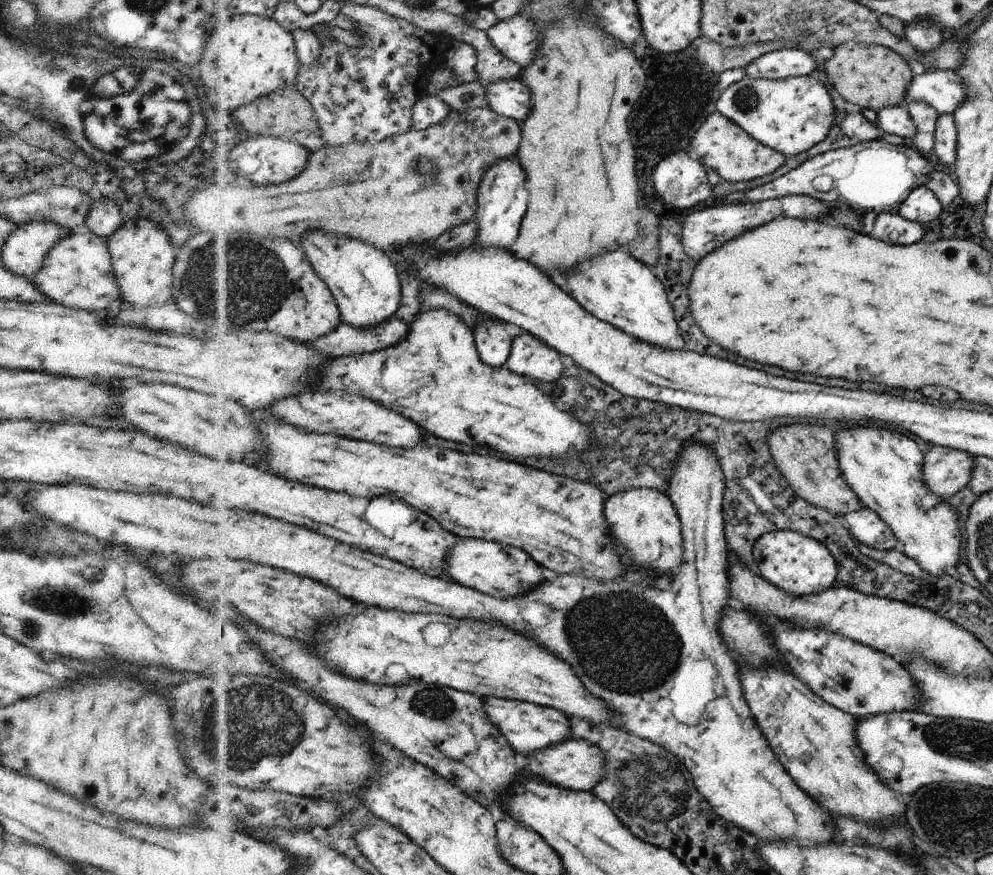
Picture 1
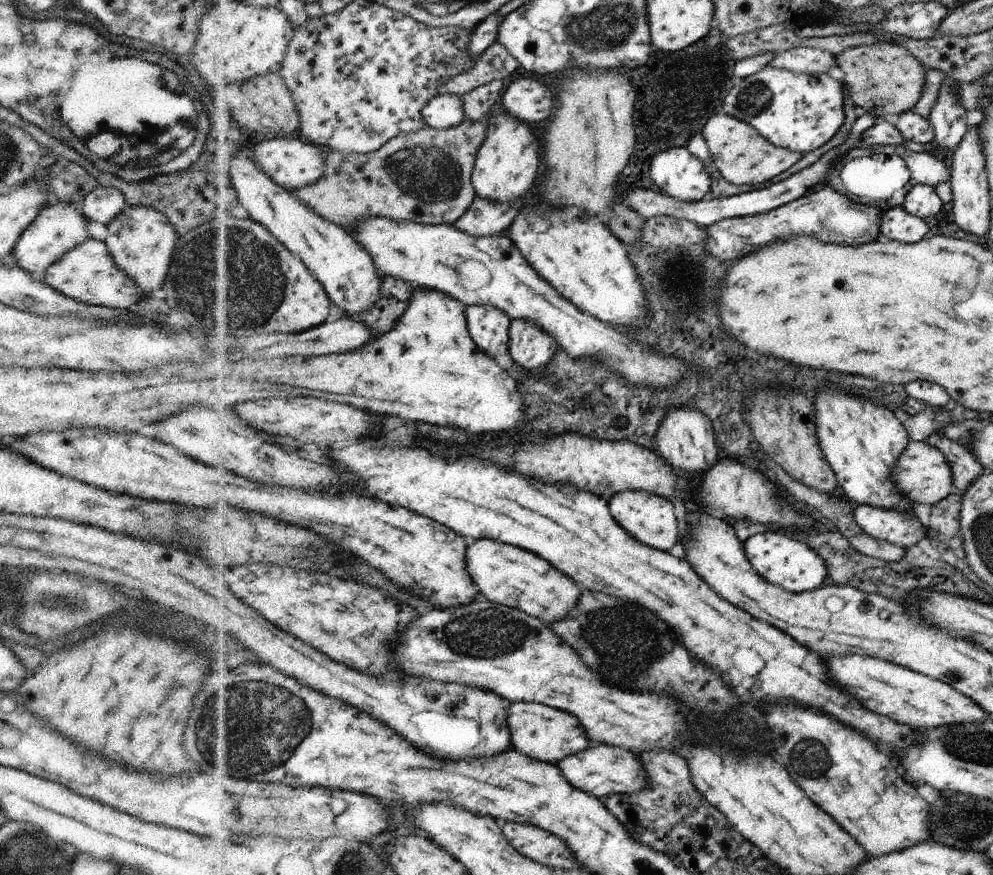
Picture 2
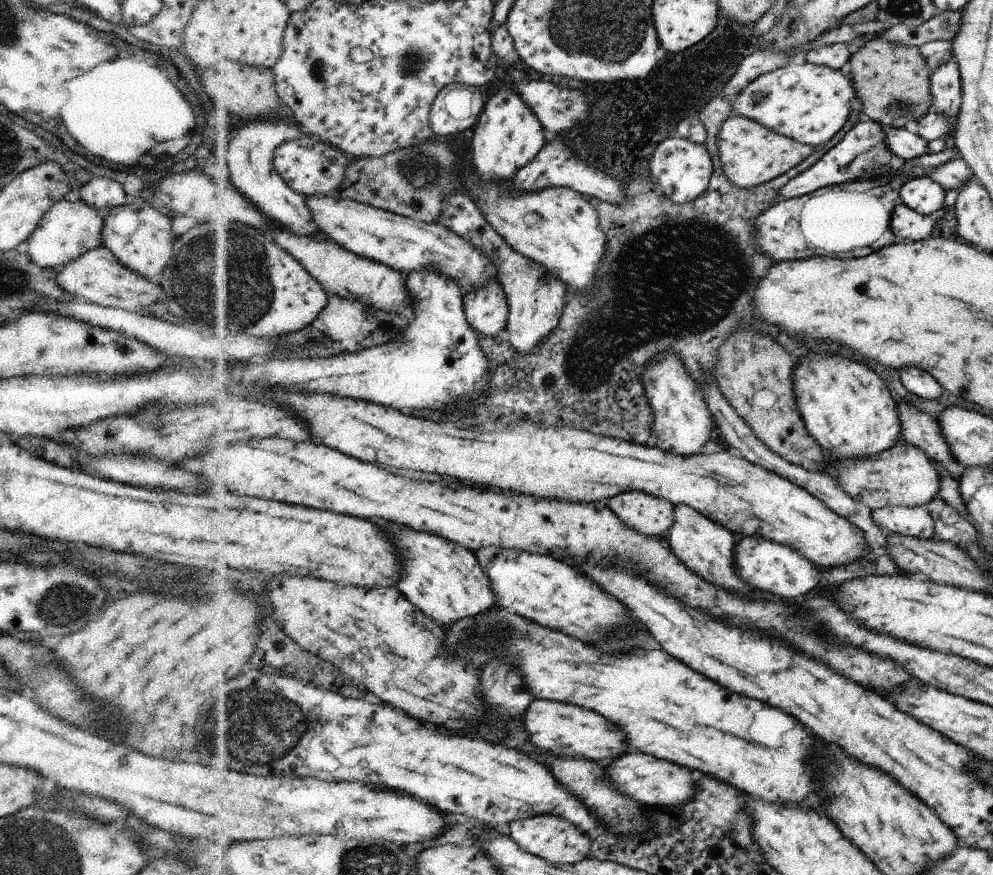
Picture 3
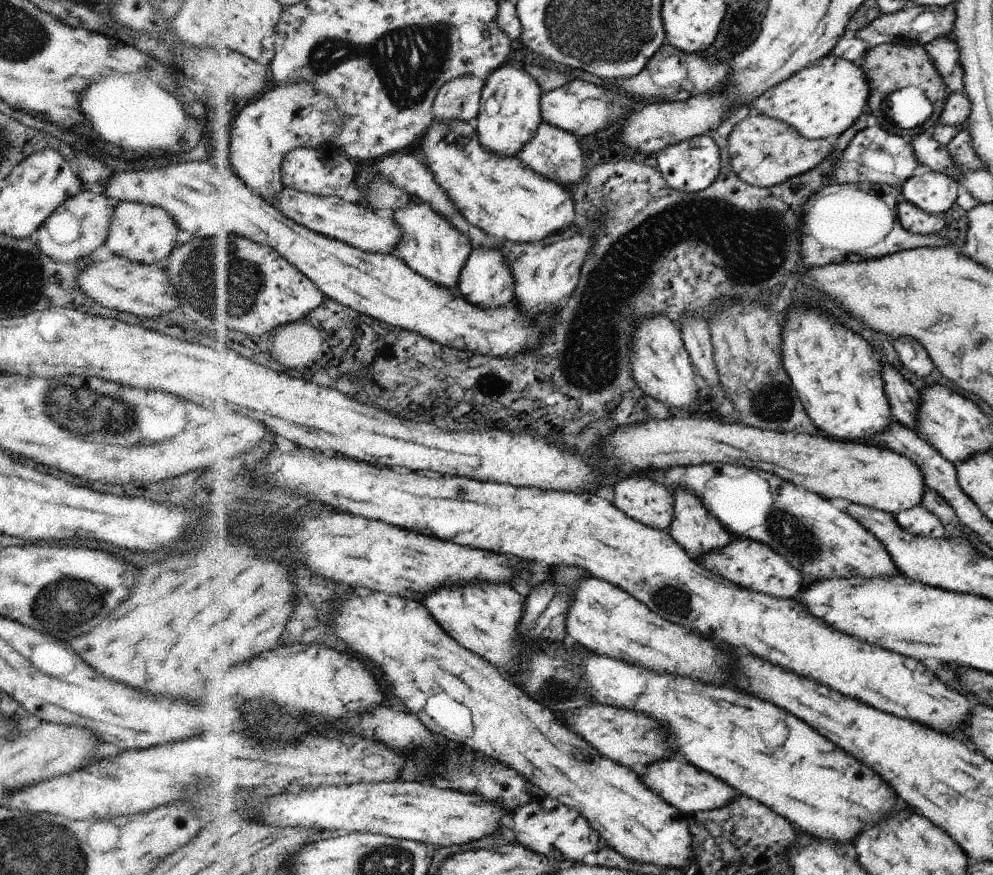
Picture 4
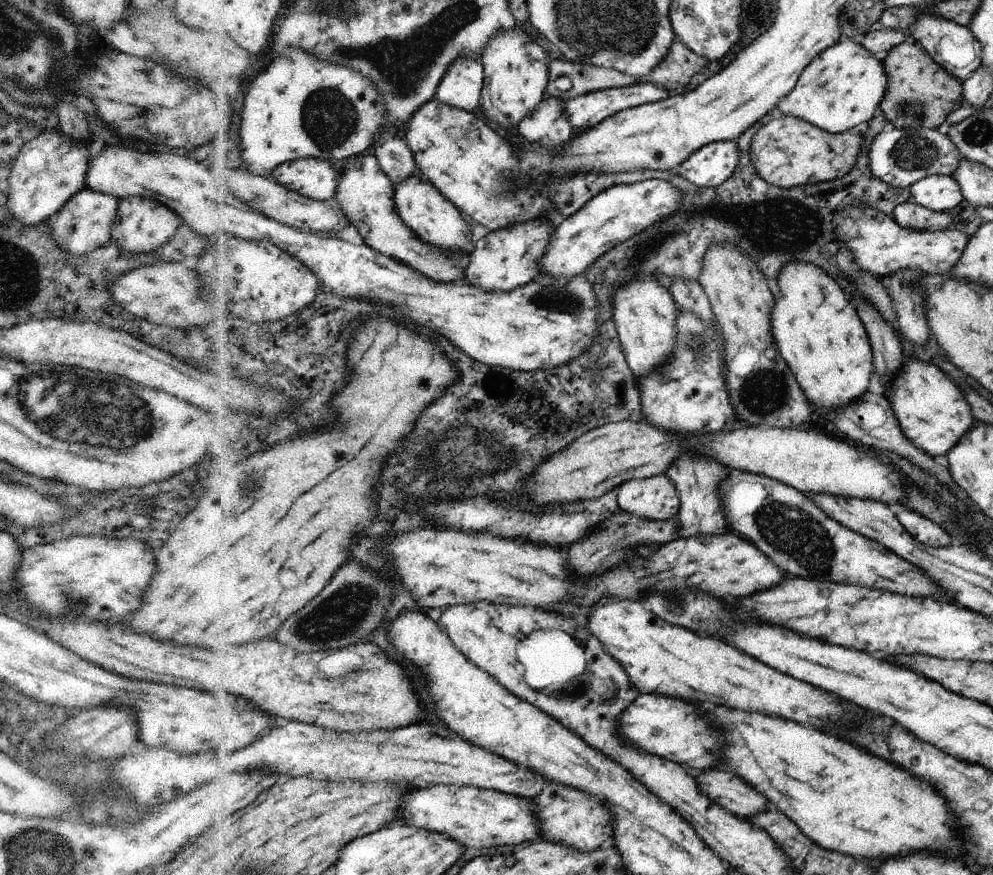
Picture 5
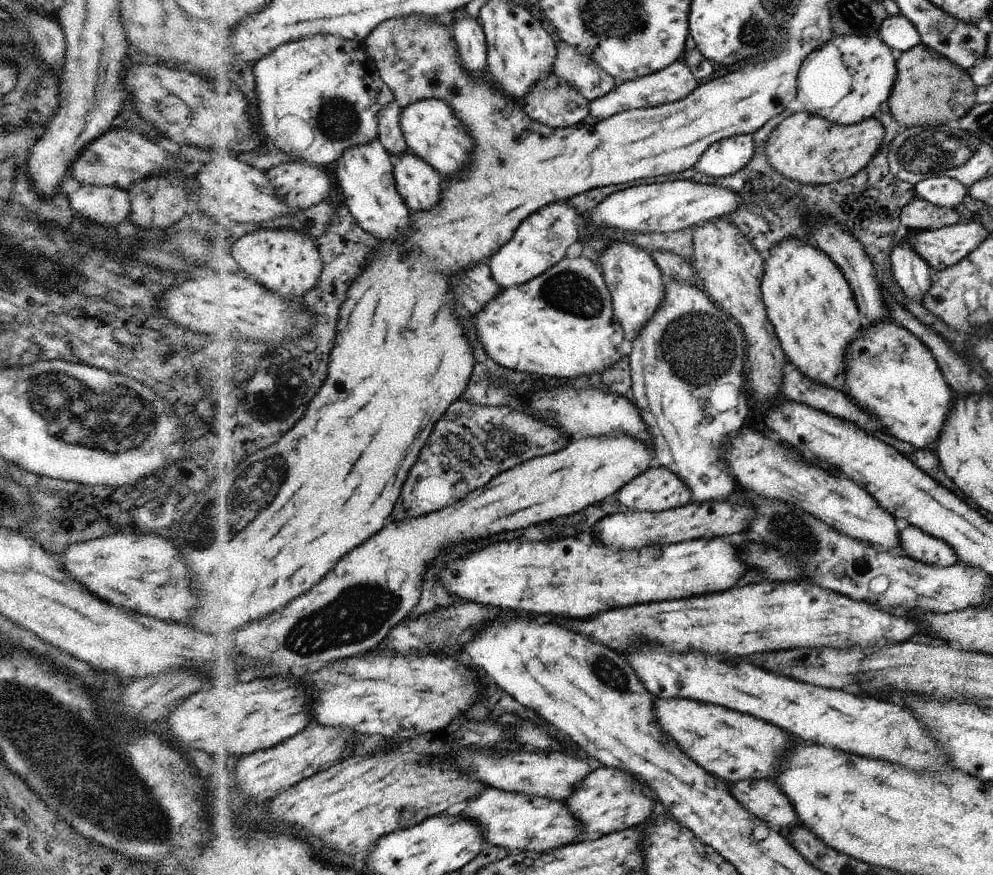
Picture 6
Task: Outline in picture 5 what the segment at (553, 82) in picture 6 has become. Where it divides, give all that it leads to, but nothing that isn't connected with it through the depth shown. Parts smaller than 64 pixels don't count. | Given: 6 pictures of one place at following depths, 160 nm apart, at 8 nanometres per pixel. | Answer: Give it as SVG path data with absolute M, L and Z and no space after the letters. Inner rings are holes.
M544 96L538 108L518 124L520 136L529 143L539 142L555 151L567 145L570 141L570 119L565 102L560 97Z

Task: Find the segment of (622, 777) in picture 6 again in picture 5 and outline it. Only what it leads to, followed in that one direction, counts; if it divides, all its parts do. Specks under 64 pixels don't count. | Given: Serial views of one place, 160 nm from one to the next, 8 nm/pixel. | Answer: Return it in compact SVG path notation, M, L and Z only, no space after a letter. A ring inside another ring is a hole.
M550 782L545 784L538 797L533 798L533 803L537 806L537 817L541 820L539 834L544 841L562 843L579 851L591 851L614 835L613 814L609 804L576 787Z

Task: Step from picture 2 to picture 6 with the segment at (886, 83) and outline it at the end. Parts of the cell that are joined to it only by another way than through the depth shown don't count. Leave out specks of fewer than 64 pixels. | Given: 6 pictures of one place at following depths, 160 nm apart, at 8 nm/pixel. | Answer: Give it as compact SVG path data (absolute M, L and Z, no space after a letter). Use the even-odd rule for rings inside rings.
M923 42L903 52L897 65L899 76L887 100L890 114L899 126L919 127L920 125L946 125L950 120L964 118L977 104L977 87L967 70L950 59L942 56L936 49L926 46Z

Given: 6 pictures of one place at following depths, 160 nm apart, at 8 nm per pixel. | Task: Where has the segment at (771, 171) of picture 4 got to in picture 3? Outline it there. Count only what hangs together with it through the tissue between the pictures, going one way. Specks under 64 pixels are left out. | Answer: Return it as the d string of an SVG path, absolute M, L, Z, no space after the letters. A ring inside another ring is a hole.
M734 115L720 123L717 134L719 158L723 164L724 174L740 188L755 188L755 186L774 181L802 165L815 147L805 145L787 136L777 133L774 129L765 127L755 120Z

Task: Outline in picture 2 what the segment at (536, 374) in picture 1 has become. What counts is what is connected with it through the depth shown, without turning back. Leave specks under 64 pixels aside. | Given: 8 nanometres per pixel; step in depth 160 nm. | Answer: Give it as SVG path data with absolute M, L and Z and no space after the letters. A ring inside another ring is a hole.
M511 319L510 357L520 367L531 371L541 369L560 348L554 335L528 319Z

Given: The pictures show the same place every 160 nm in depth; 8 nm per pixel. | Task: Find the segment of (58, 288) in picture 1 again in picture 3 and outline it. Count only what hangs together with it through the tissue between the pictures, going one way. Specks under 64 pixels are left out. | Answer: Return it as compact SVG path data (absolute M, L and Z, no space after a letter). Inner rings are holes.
M102 246L88 251L80 258L65 265L58 273L57 281L64 290L76 298L81 298L83 302L122 309L131 313L141 312L156 304L160 294L164 294L159 284L132 269L123 267L111 250Z

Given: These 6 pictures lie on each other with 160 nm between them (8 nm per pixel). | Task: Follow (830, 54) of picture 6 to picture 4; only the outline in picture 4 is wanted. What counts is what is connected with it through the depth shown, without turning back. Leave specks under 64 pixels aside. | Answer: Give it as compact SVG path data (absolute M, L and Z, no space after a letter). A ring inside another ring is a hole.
M828 54L764 93L752 106L762 115L787 122L809 139L833 139L848 130L867 110L871 94L871 82L862 66Z

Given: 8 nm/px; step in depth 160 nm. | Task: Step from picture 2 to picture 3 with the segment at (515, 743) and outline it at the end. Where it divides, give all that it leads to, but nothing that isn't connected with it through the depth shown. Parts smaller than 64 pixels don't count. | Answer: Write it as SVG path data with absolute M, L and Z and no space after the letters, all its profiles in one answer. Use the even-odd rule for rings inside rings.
M536 699L527 708L528 730L532 730L532 738L536 738L533 743L541 751L600 762L616 761L631 750L625 732L598 711L548 699Z

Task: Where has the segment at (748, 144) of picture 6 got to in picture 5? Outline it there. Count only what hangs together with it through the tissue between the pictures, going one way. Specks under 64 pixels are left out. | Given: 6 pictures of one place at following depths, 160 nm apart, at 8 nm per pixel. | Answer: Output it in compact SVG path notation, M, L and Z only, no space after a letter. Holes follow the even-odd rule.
M718 141L703 146L672 172L680 174L696 186L710 189L722 185L734 174L738 158L740 152L736 141Z

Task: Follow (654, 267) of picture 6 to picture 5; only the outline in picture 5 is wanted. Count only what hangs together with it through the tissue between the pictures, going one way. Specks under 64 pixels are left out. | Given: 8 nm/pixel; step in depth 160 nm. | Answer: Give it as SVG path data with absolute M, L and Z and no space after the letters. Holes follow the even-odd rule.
M642 276L620 285L613 294L613 321L630 370L640 378L665 365L675 345L676 304L670 290L655 276Z

